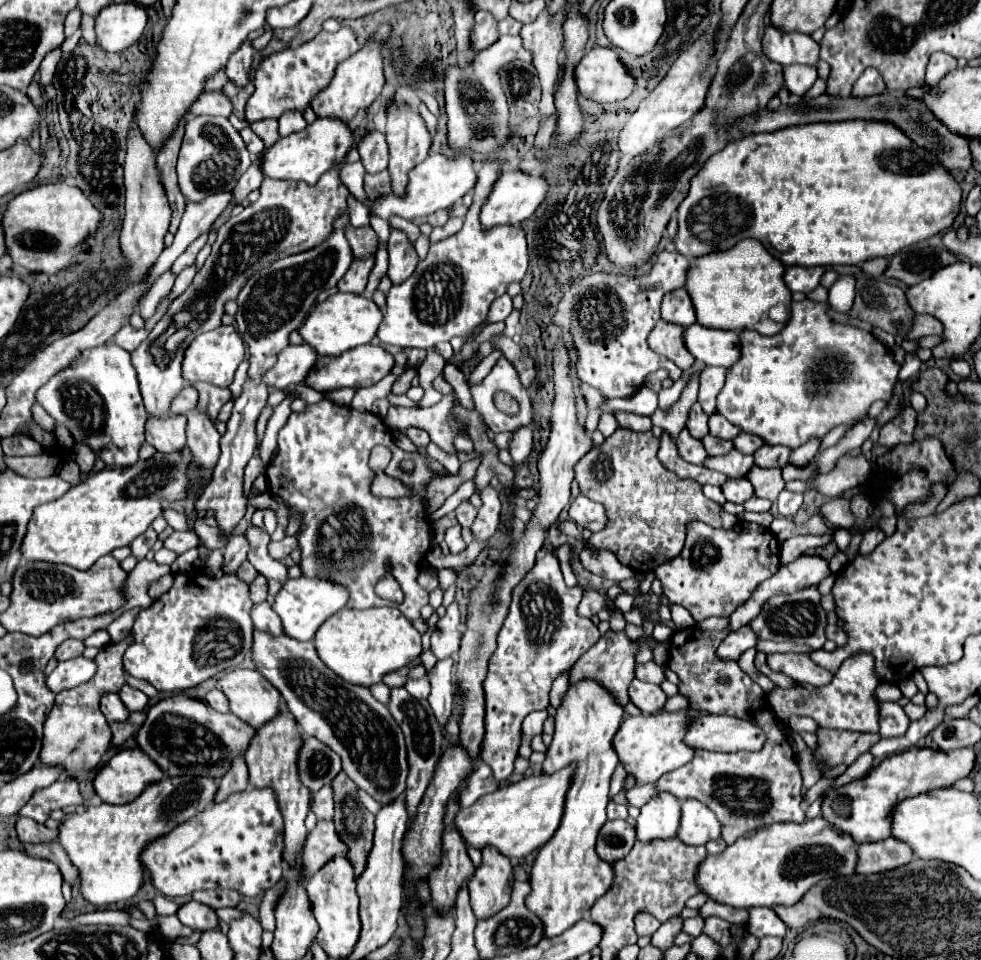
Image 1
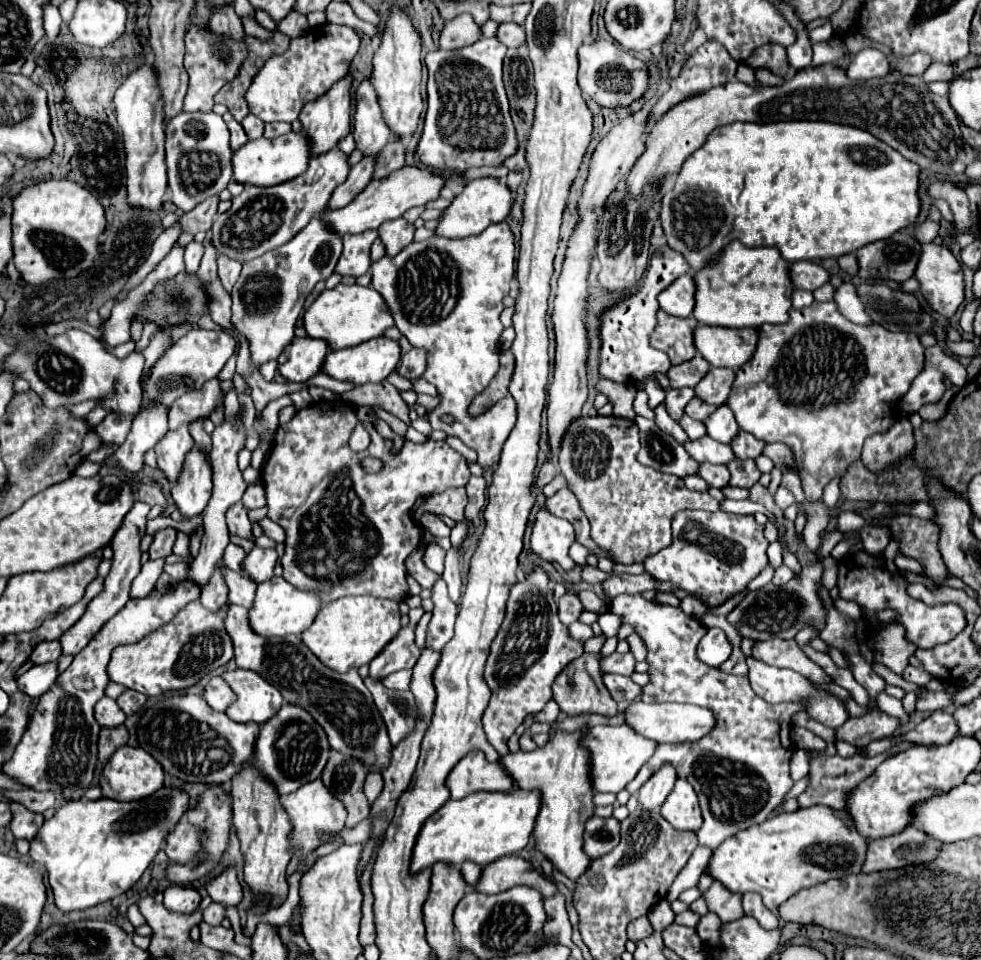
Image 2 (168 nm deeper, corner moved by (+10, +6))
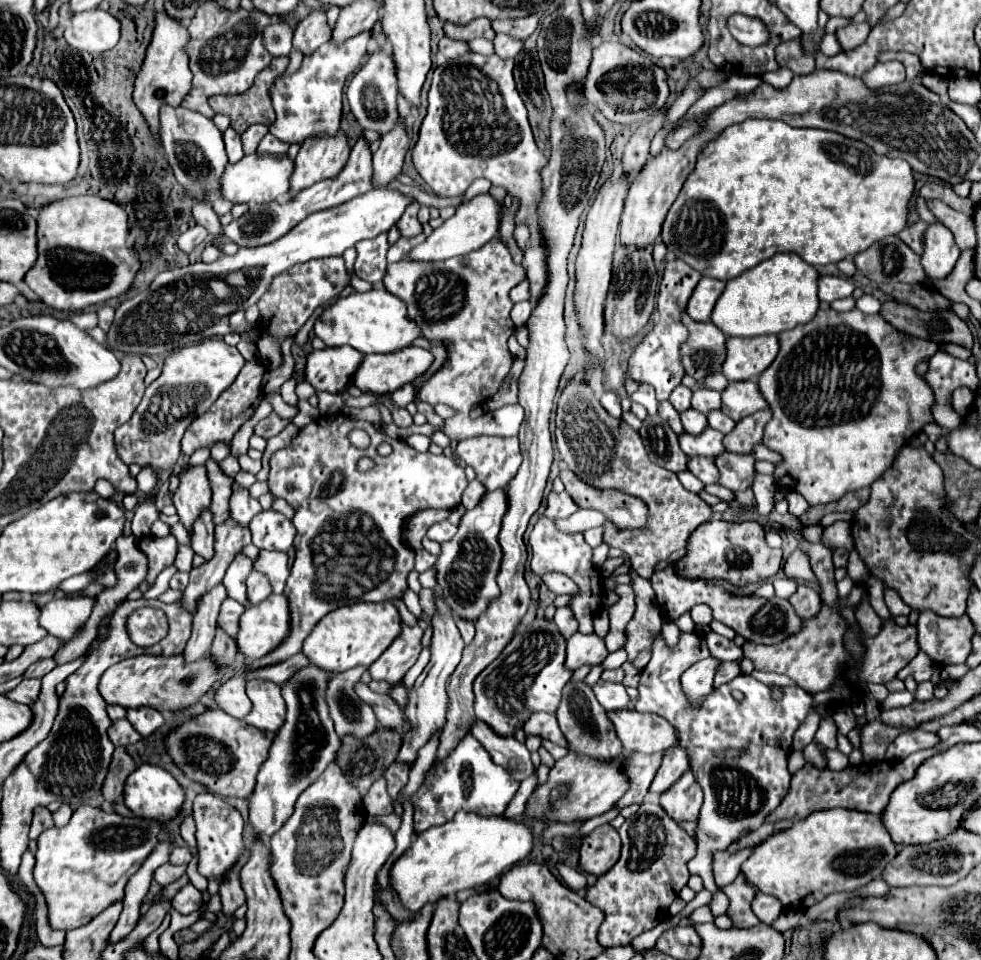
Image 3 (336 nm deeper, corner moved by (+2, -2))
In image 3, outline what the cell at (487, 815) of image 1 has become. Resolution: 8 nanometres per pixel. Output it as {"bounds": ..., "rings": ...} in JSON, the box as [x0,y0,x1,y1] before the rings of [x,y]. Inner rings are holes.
{"bounds":[389,814,533,912],"rings":[[[455,814],[453,820],[433,826],[421,834],[415,836],[409,850],[405,850],[391,866],[389,878],[391,878],[391,890],[395,892],[401,906],[409,912],[419,912],[427,902],[435,904],[441,898],[455,896],[459,890],[469,890],[481,884],[487,884],[495,880],[505,868],[511,864],[523,860],[529,856],[533,848],[533,834],[521,820],[507,820],[503,816],[497,818],[477,818],[477,814]]]}

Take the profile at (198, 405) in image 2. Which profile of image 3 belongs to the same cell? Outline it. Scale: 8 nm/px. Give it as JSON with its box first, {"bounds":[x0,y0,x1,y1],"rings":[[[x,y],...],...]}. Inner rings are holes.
{"bounds":[181,360,265,456],"rings":[[[257,360],[245,362],[241,374],[233,382],[233,386],[229,386],[229,390],[225,390],[225,394],[221,394],[221,398],[217,398],[217,402],[207,410],[207,414],[197,418],[193,422],[193,426],[189,426],[189,430],[185,432],[185,438],[181,440],[181,452],[185,456],[191,456],[195,450],[211,448],[217,442],[231,444],[231,438],[251,418],[251,414],[255,412],[255,408],[259,406],[259,402],[263,398],[263,388],[261,388],[263,376],[265,376],[265,366],[261,362],[257,362]]]}

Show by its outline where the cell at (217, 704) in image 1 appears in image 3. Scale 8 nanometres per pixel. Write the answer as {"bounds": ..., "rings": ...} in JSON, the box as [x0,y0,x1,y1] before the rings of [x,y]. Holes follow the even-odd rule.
{"bounds":[215,676,251,718],"rings":[[[233,676],[225,680],[215,692],[215,702],[219,708],[233,718],[245,718],[251,712],[251,700],[245,694],[245,682],[245,676]]]}

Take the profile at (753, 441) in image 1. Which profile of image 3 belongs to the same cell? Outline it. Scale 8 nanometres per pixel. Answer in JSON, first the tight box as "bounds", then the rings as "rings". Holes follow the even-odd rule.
{"bounds":[707,408,733,434],"rings":[[[721,408],[711,410],[711,412],[707,414],[707,422],[709,422],[709,426],[721,430],[723,434],[727,434],[729,430],[733,430],[733,420],[731,420],[725,412],[721,412]]]}

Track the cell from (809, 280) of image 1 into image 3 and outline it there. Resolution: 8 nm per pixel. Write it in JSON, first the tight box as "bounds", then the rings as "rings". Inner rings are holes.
{"bounds":[819,276,855,302],"rings":[[[821,276],[819,278],[819,298],[823,302],[847,298],[853,294],[853,290],[855,290],[855,284],[851,280],[837,278],[837,276]]]}

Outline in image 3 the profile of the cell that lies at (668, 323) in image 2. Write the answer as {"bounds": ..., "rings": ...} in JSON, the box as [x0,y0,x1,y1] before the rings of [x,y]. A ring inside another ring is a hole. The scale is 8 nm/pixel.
{"bounds":[681,314,727,382],"rings":[[[687,314],[683,322],[689,328],[689,338],[681,346],[685,372],[697,382],[701,382],[707,374],[721,372],[727,356],[725,334],[713,322],[695,322]]]}

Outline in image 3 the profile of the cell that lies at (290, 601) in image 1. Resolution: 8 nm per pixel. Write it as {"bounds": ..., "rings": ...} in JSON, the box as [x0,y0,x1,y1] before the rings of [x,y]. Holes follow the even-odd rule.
{"bounds":[235,594,289,662],"rings":[[[271,594],[267,600],[263,600],[257,606],[251,606],[243,612],[239,620],[239,632],[235,636],[235,644],[243,656],[245,662],[253,662],[257,658],[263,658],[285,638],[285,630],[289,630],[289,602],[283,594]]]}

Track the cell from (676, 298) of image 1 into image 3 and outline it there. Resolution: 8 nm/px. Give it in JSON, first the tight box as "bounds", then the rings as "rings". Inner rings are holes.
{"bounds":[687,278,725,322],"rings":[[[703,278],[697,284],[697,290],[693,292],[693,298],[689,300],[687,314],[697,322],[709,320],[709,316],[713,312],[713,306],[719,300],[723,290],[725,290],[725,282],[713,280],[713,278]]]}

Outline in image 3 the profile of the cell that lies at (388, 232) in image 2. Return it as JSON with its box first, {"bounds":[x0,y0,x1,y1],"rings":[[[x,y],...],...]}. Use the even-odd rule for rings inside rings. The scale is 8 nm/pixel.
{"bounds":[397,200,421,236],"rings":[[[413,200],[409,204],[409,208],[403,212],[403,216],[399,218],[399,222],[397,222],[397,226],[399,226],[403,236],[417,236],[417,234],[421,234],[421,222],[417,220],[417,212],[419,212],[419,202]]]}

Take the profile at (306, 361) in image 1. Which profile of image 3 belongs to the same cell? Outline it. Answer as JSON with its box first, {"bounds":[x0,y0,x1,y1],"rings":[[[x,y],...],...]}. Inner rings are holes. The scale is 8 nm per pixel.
{"bounds":[305,346,363,394],"rings":[[[351,346],[313,350],[307,356],[305,376],[315,390],[325,390],[331,394],[347,392],[351,378],[355,376],[363,354]]]}

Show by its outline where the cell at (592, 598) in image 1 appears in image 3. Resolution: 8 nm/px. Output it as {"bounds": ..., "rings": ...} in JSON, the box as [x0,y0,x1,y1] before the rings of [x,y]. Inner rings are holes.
{"bounds":[555,608,577,638],"rings":[[[559,608],[555,612],[555,624],[565,638],[571,638],[577,632],[577,620],[573,618],[573,612],[569,608]]]}

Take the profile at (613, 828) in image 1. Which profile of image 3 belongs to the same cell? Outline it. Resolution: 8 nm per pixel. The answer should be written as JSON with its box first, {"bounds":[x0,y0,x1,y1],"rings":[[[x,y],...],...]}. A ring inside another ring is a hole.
{"bounds":[579,824,621,876],"rings":[[[611,824],[599,826],[581,842],[579,870],[593,876],[601,876],[617,862],[619,850],[621,850],[621,840],[617,830]]]}

